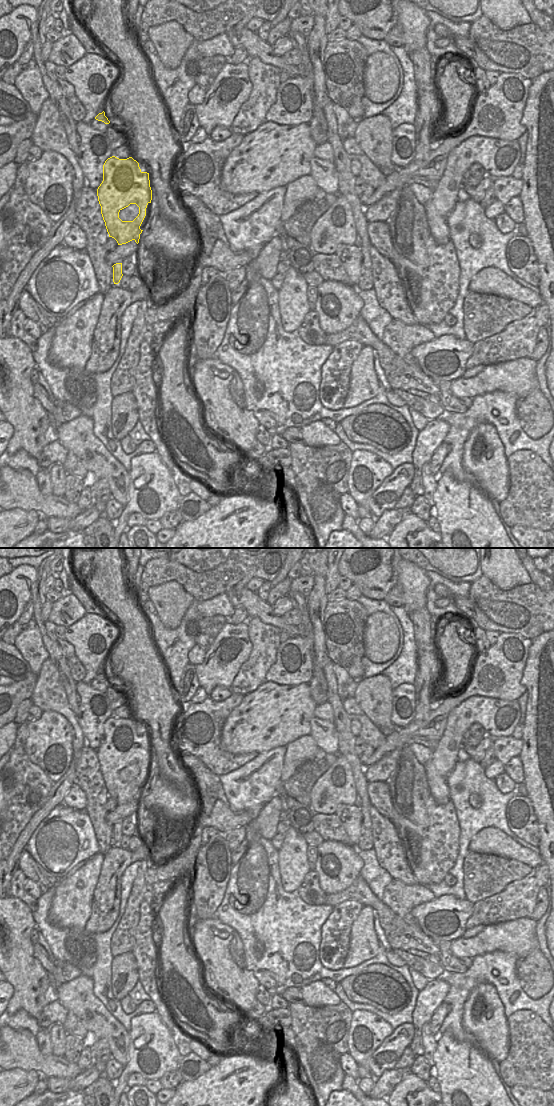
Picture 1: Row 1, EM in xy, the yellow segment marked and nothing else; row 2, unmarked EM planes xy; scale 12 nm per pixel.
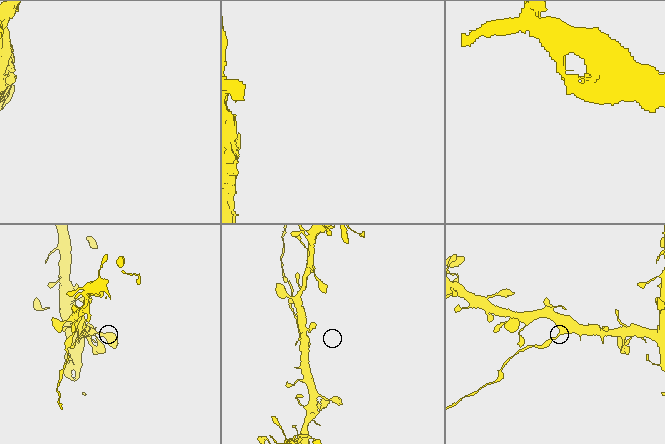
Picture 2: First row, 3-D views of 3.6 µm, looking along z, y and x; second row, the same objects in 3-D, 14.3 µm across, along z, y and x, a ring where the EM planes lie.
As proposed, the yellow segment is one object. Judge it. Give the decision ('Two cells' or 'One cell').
Two cells.

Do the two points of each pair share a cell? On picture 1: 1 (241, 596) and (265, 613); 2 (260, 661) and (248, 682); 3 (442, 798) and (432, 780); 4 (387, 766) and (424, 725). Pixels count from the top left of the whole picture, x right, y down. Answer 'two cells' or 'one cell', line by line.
1: one cell
2: one cell
3: one cell
4: two cells

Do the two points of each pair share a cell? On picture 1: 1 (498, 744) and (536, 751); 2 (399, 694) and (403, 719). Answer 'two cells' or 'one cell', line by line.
1: two cells
2: one cell

